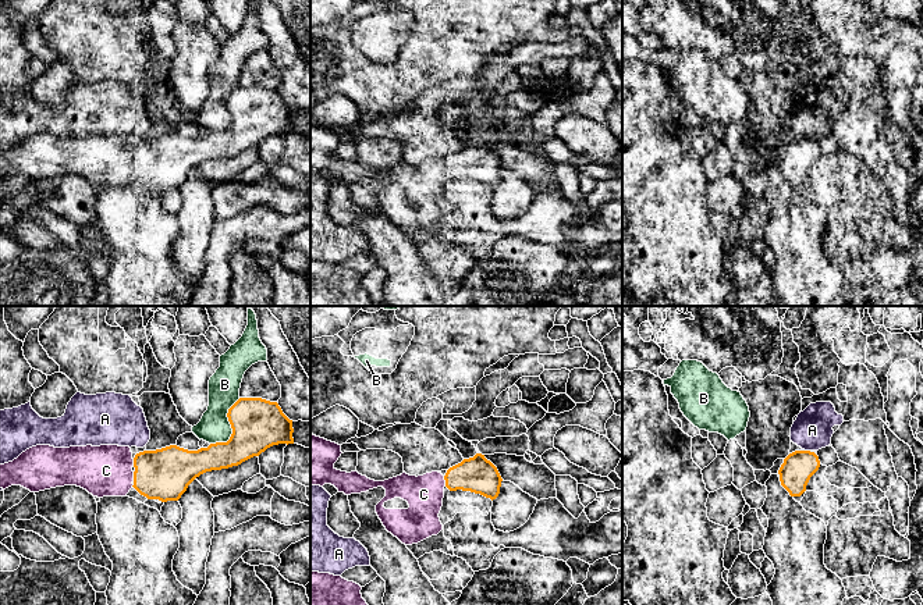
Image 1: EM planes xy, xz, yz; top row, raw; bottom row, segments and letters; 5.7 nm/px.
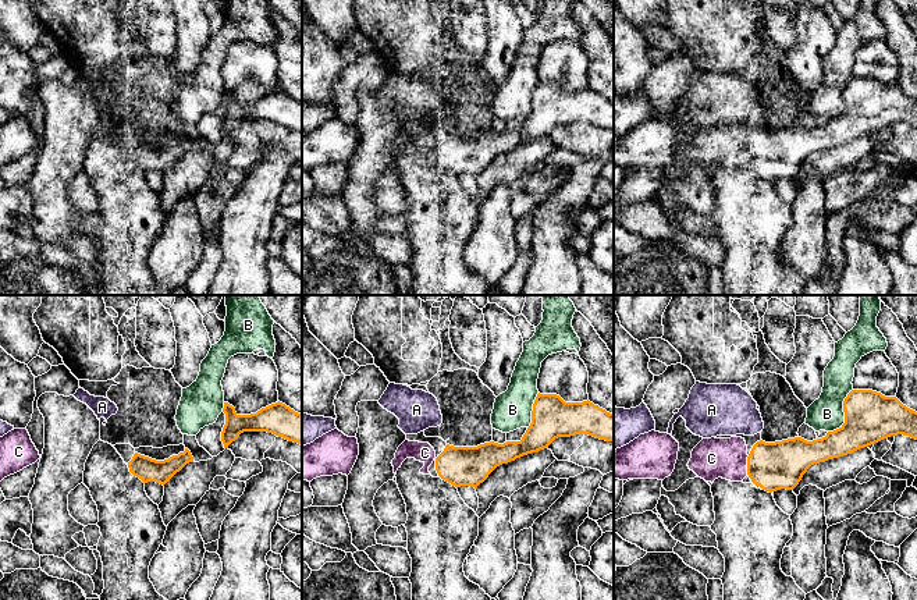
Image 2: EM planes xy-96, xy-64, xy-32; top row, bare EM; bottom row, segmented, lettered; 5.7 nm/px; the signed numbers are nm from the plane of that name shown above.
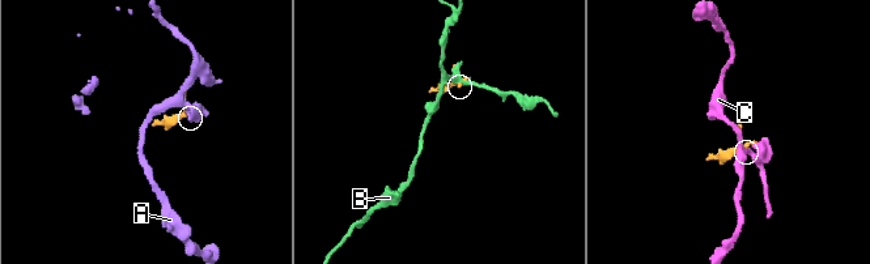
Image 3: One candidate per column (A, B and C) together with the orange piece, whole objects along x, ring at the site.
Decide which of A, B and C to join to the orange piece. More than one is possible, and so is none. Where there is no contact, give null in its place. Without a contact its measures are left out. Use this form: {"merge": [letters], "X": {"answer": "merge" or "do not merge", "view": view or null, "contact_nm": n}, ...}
{"merge": ["C"], "A": {"answer": "do not merge", "view": "yz", "contact_nm": 30}, "B": {"answer": "do not merge", "view": "xy", "contact_nm": 320}, "C": {"answer": "merge", "view": "xz", "contact_nm": 70}}

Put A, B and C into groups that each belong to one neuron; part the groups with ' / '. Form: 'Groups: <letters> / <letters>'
Groups: A / B / C

